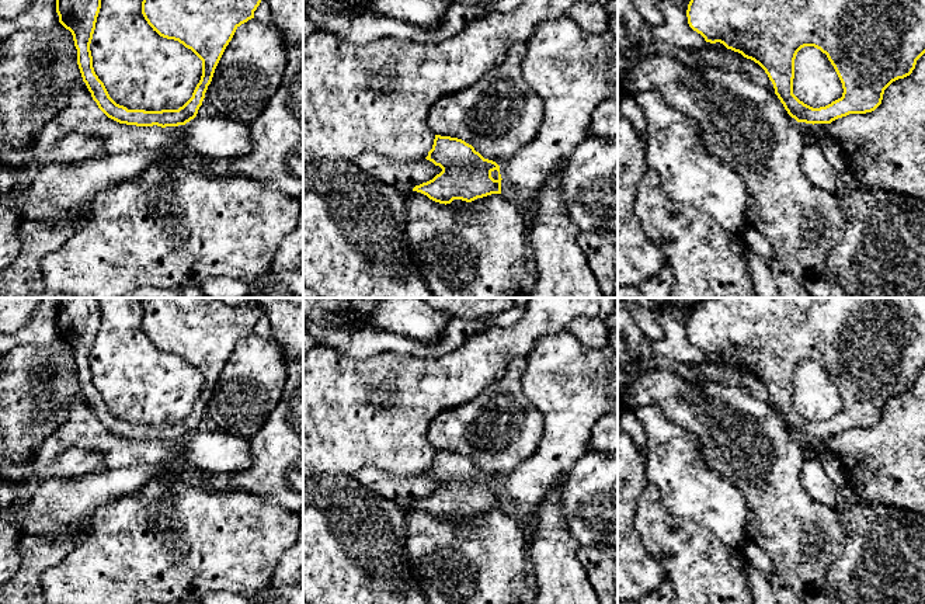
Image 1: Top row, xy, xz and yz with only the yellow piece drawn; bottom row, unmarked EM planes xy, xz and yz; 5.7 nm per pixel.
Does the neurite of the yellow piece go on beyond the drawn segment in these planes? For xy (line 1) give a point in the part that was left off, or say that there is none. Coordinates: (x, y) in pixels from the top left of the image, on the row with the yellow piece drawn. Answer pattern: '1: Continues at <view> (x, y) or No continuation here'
1: No continuation here

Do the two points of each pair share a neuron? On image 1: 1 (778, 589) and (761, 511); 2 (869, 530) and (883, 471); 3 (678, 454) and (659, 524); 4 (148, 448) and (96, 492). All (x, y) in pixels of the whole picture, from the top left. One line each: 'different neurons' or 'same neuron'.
1: different neurons
2: different neurons
3: different neurons
4: different neurons

